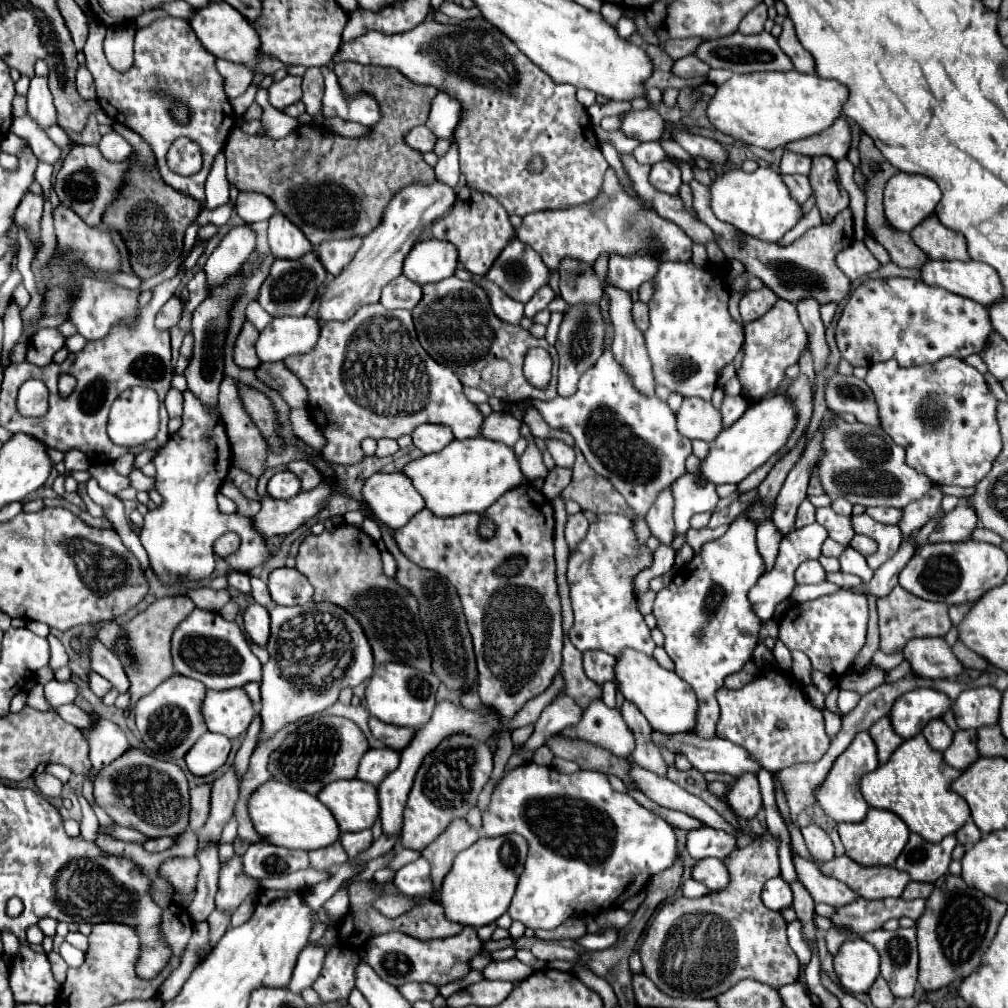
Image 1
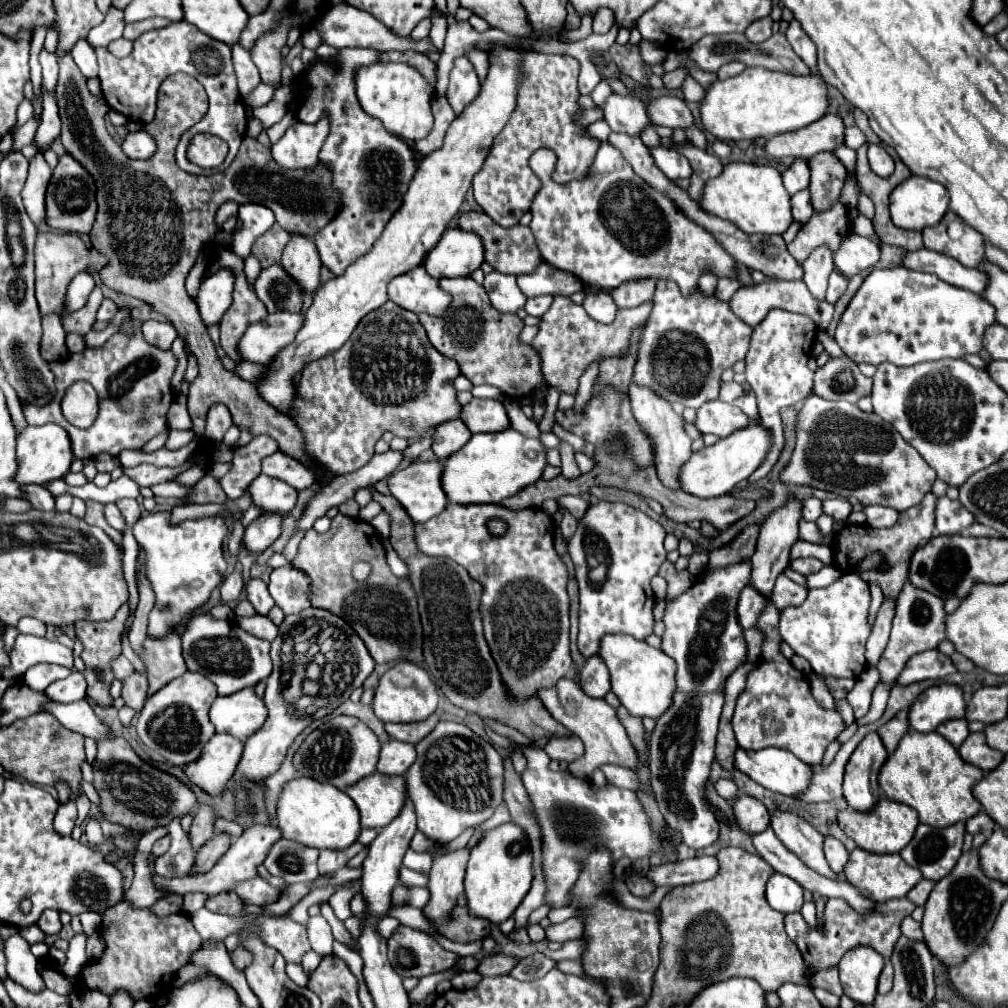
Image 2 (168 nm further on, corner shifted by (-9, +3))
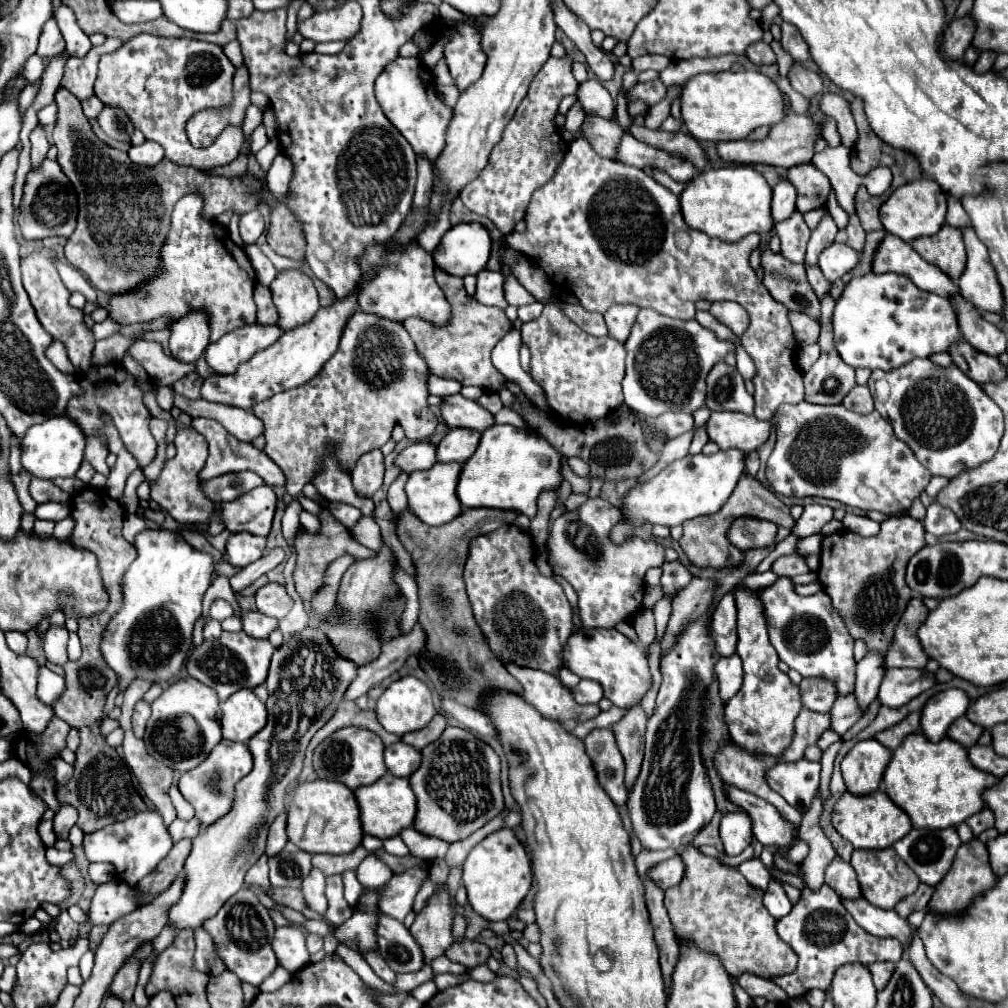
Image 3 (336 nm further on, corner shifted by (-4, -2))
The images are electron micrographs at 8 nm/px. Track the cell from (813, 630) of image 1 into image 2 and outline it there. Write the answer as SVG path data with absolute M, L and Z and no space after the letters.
M848 573L840 581L824 589L810 589L802 605L780 611L780 637L792 647L796 655L808 659L818 675L858 679L858 675L866 667L864 649L868 633L872 631L872 625L868 621L868 609L868 585L858 575Z

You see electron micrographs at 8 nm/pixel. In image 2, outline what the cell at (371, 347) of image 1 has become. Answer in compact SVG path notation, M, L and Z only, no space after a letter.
M386 301L380 309L368 313L354 329L350 339L336 353L310 361L302 369L300 385L296 387L292 417L304 431L306 451L314 461L330 469L334 475L352 473L364 467L372 455L374 445L384 431L394 433L396 437L412 439L422 437L432 427L460 419L460 403L456 399L456 389L452 381L460 375L456 361L444 357L428 341L424 327L418 321L418 315L398 307L392 301Z

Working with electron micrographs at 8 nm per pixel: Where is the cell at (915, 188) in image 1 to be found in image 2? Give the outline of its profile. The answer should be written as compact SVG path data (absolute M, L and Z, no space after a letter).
M910 175L908 181L902 181L892 191L892 197L890 197L892 221L896 223L896 227L902 227L902 229L922 231L924 227L938 225L938 221L944 217L946 211L948 211L948 191L944 189L944 185L940 185L938 181L932 181L928 177Z

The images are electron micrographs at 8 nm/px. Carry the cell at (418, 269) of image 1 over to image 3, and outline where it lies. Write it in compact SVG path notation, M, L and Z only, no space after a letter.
M461 222L447 230L433 252L435 264L453 276L485 270L491 254L489 230L479 222Z

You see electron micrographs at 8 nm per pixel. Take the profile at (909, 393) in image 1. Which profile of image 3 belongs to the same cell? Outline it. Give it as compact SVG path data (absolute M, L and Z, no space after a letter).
M917 358L899 370L873 370L869 388L875 410L893 426L895 436L909 444L931 474L955 478L955 474L995 456L1003 436L1003 412L957 366L943 368Z

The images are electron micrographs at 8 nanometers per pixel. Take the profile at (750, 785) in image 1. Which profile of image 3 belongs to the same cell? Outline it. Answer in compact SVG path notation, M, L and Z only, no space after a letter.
M741 810L725 814L721 820L719 836L723 842L725 854L727 856L739 856L751 844L751 838L753 838L749 816L743 814Z

